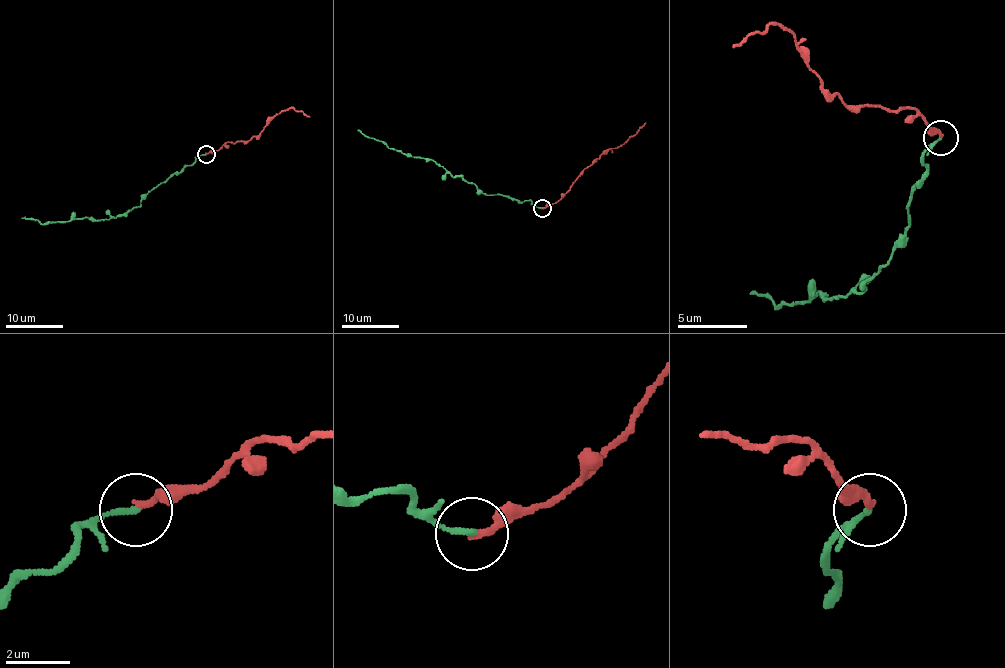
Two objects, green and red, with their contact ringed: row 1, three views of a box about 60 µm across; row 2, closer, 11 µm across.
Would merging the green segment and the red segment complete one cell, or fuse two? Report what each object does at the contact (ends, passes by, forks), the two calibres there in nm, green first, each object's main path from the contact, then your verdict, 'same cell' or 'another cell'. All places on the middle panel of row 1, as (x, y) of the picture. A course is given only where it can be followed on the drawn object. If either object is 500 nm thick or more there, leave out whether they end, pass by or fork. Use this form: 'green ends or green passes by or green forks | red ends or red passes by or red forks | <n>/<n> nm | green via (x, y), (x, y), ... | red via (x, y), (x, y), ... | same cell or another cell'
green ends | red ends | 180/220 nm | green via (542, 208), (531, 201), (518, 201), (501, 194), (484, 194), (433, 160), (407, 156), (357, 130) | red via (542, 208), (556, 202), (583, 170), (626, 141), (646, 123) | another cell

